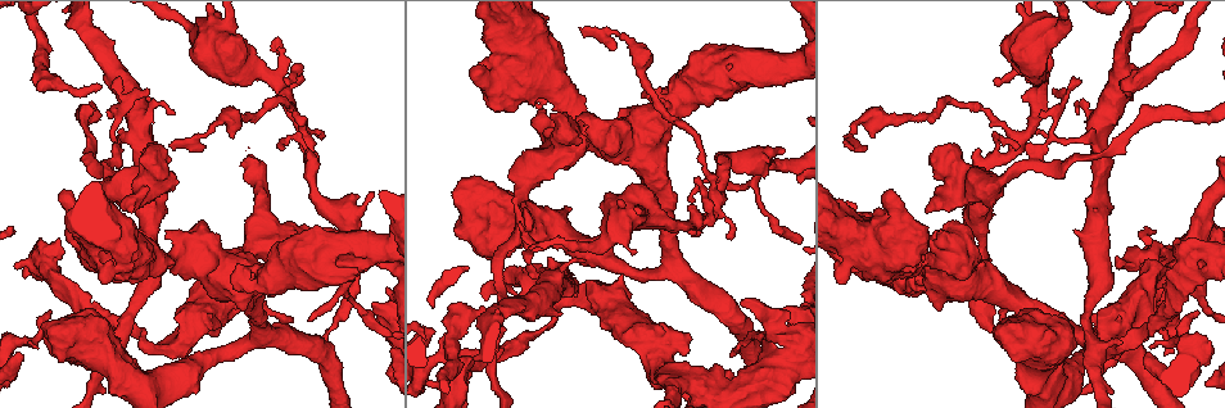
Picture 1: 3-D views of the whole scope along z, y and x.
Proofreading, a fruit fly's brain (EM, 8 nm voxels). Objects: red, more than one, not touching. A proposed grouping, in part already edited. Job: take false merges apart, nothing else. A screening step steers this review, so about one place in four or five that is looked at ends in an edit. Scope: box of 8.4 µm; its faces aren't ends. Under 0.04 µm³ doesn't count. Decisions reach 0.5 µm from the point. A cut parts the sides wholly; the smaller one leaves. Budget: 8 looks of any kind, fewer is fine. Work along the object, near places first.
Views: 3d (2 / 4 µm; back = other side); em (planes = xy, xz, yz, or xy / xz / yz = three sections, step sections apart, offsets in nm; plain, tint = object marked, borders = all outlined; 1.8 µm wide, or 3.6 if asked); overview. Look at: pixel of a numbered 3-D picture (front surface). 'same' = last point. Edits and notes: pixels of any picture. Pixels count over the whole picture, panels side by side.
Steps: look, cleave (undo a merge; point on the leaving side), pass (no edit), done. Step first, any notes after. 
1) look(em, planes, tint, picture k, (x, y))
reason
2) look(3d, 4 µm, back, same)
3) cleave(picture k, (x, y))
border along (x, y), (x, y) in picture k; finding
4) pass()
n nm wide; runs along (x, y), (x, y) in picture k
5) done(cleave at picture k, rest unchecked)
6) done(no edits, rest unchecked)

look(3d, 4 µm, picture 1, (662, 351))
two arms in line, one across

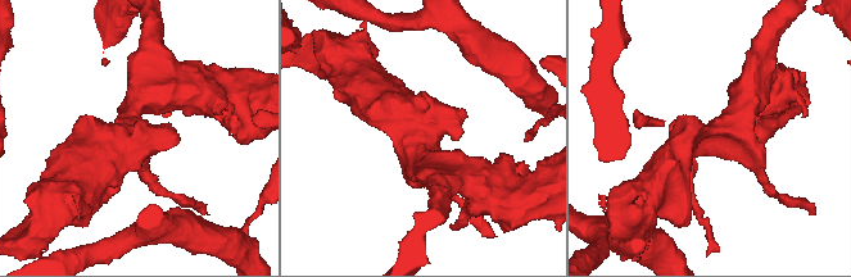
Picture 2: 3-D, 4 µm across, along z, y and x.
look(em, yz, step 16, tint, picture 2, (422, 138))

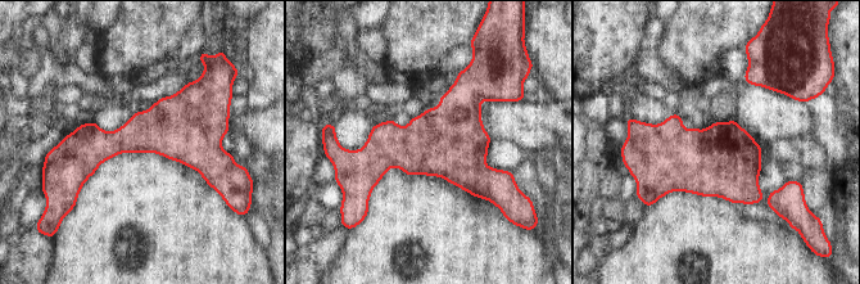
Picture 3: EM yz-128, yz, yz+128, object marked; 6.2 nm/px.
pass()
260 nm wide; continuous, no second neuron

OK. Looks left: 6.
look(3d, 4 µm, picture 1, (307, 140))
three-way junction

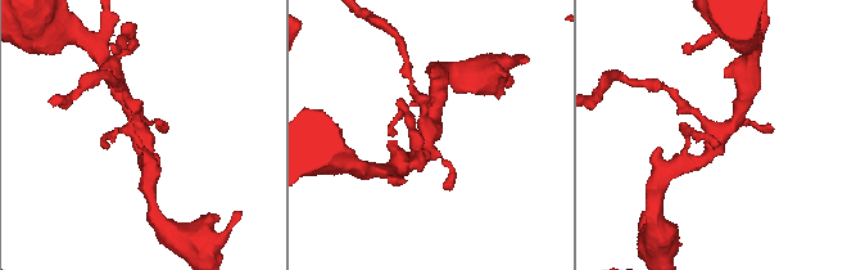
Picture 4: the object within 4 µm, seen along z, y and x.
look(em, 3.6 µm, planes, tint, picture 4, (139, 132))

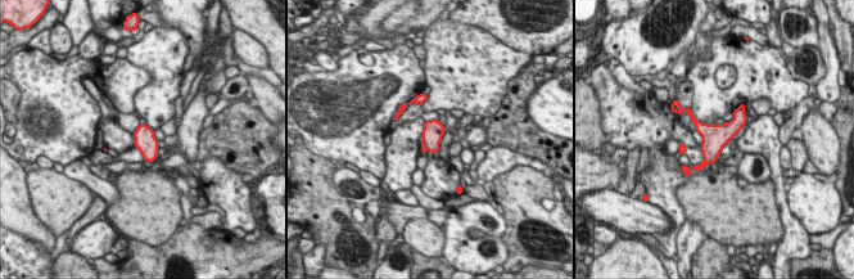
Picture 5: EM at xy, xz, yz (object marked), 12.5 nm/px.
pass()
260 nm wide; one neuron here

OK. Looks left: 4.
look(em, xz, step 16, tint, picture 1, (1033, 164))
a narrow waist

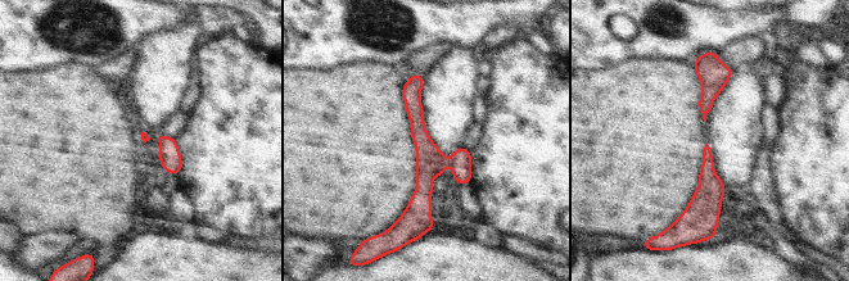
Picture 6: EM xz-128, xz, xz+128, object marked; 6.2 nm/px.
cleave(picture 6, (460, 164))
border along (451, 159), (448, 164) in picture 6; two neurons meet here

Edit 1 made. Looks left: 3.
look(em, yz, step 8, tint, picture 1, (783, 362))
narrows sharply

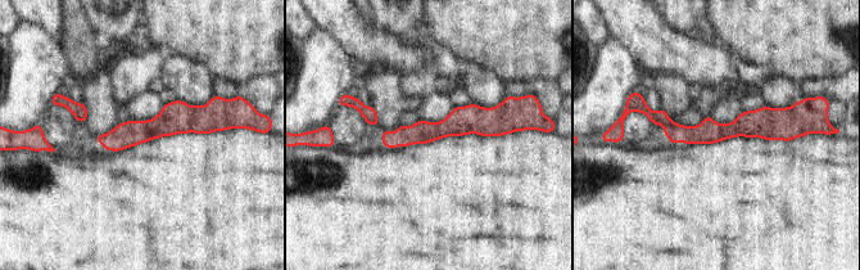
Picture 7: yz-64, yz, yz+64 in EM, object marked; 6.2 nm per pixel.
pass()
140 nm wide; continuous, no second neuron

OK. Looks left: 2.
done(cleave at picture 6, rest unchecked)

